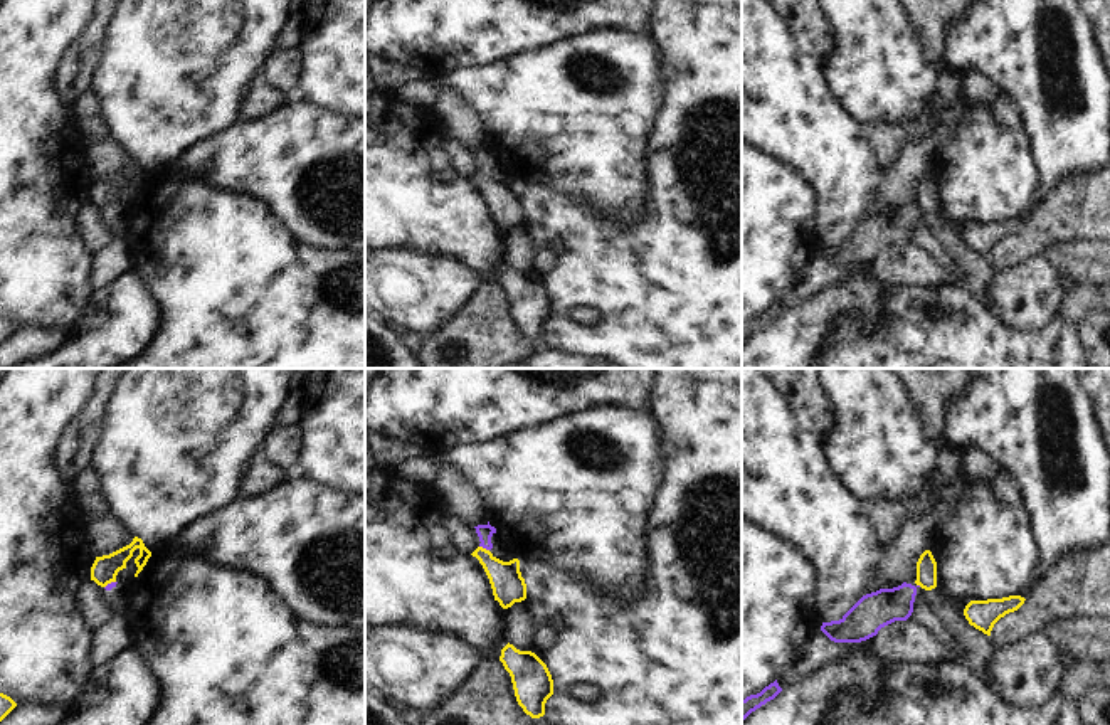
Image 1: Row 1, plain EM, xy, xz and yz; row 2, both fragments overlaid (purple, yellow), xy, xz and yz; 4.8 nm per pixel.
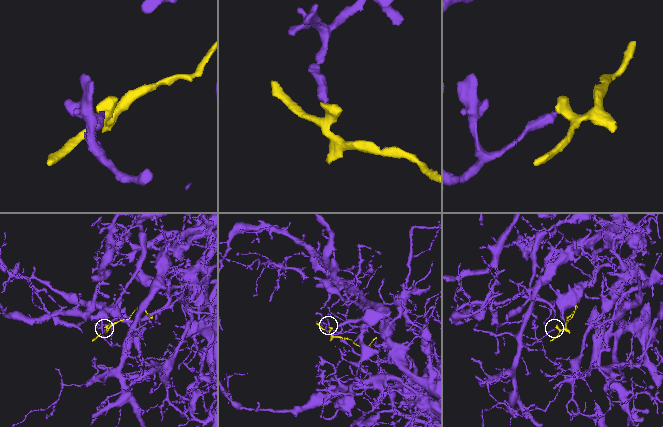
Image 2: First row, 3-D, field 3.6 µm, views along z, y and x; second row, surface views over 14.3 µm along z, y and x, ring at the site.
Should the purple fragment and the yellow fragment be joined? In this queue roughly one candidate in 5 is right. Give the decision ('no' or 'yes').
no

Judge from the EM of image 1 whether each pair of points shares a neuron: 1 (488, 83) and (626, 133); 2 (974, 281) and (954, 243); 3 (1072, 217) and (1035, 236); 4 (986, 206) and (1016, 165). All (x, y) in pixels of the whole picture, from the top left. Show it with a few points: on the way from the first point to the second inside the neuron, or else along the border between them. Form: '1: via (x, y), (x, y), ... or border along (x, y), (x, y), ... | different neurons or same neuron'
1: via (522, 101), (535, 108), (577, 113), (592, 128) | same neuron
2: via (974, 271), (974, 263), (964, 253) | same neuron
3: via (1063, 217), (1043, 231) | same neuron
4: via (986, 195), (1006, 175) | same neuron

